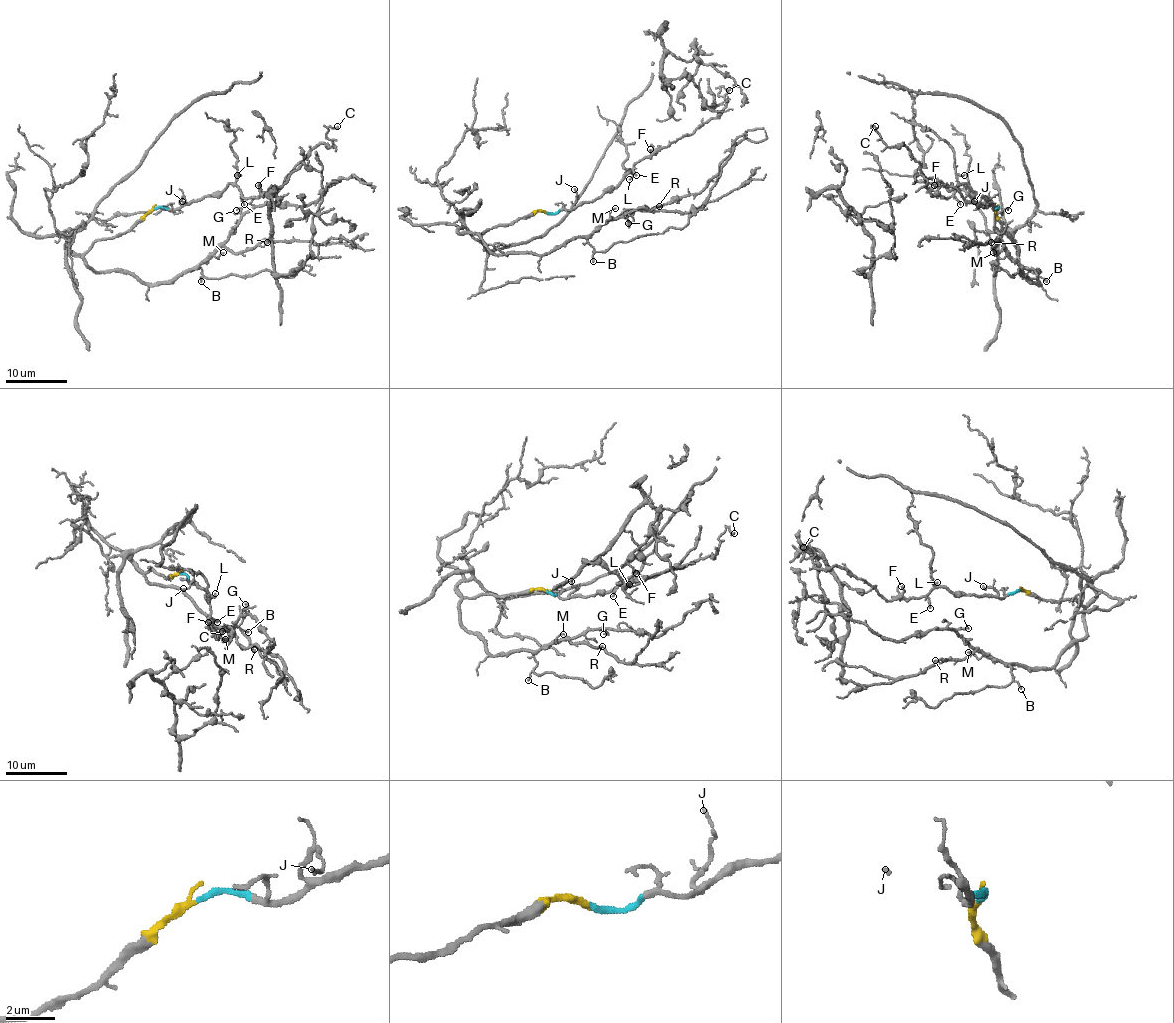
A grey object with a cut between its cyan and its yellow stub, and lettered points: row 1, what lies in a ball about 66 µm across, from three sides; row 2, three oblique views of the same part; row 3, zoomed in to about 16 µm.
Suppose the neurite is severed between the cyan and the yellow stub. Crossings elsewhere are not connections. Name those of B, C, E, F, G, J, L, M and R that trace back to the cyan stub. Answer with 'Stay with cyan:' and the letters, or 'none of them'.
Stay with cyan: C, E, F, J, L

